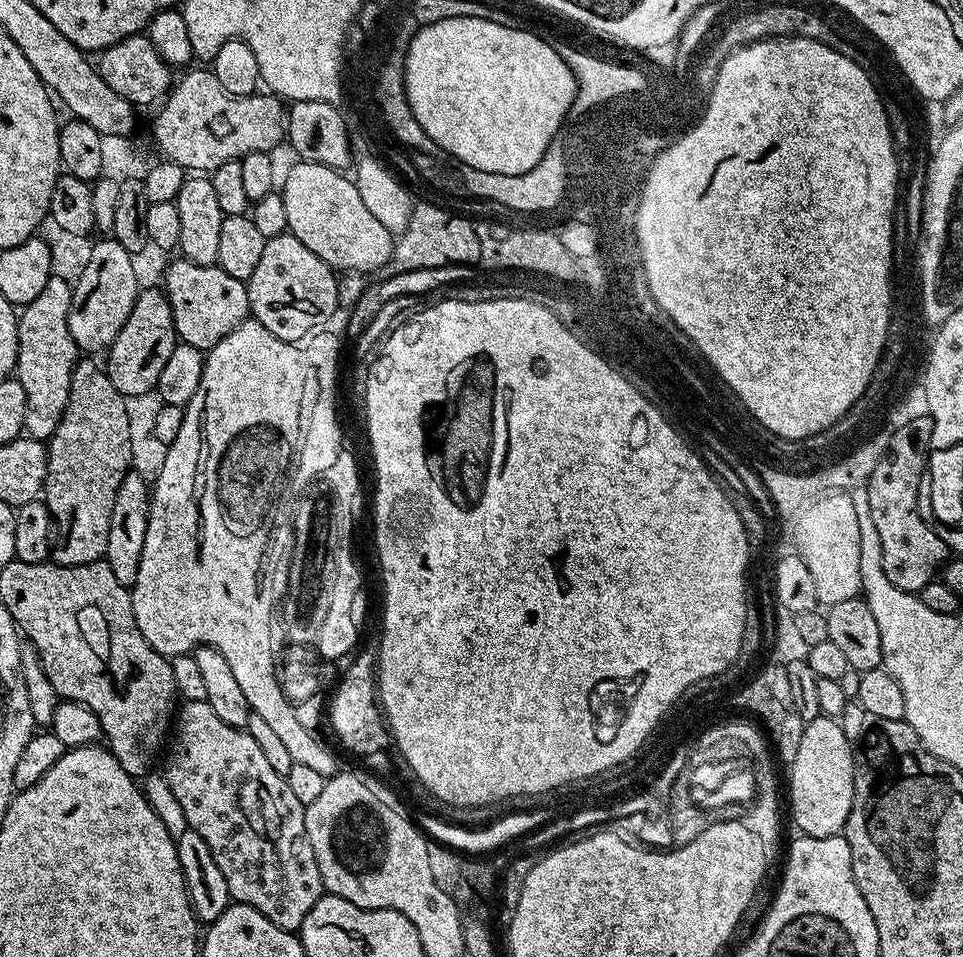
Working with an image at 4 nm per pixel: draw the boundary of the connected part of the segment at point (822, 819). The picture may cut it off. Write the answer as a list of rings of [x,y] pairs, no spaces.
[[[817,715],[804,725],[792,771],[792,816],[805,836],[826,838],[843,833],[854,798],[854,744],[843,734],[839,719]]]

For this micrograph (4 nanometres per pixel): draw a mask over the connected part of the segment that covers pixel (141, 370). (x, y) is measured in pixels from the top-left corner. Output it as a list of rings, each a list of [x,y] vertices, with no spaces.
[[[141,287],[136,293],[130,318],[126,318],[126,326],[118,330],[118,338],[114,338],[112,347],[106,352],[106,371],[110,382],[114,382],[114,386],[118,386],[118,390],[126,398],[144,396],[148,391],[151,393],[167,360],[170,359],[170,354],[174,354],[177,343],[178,337],[168,297],[159,287]]]

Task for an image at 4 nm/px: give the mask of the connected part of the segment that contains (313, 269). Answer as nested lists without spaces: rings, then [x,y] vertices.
[[[285,234],[265,240],[262,259],[246,282],[251,319],[283,340],[307,341],[340,308],[337,279],[334,269],[314,250],[306,250],[296,236]]]

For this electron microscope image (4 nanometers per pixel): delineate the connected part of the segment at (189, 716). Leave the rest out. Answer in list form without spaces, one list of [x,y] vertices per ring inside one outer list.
[[[190,700],[179,705],[174,716],[174,731],[171,733],[167,748],[168,761],[165,762],[164,768],[162,767],[162,774],[170,782],[170,790],[174,790],[174,798],[178,798],[178,803],[182,805],[182,814],[186,814],[189,829],[198,833],[206,841],[206,846],[210,846],[210,854],[214,854],[214,862],[218,862],[218,870],[222,870],[222,878],[226,878],[229,897],[235,903],[254,906],[254,910],[266,914],[266,918],[270,918],[270,922],[274,922],[274,926],[278,926],[282,930],[287,932],[299,930],[306,914],[310,914],[310,910],[319,902],[325,891],[322,878],[318,874],[318,862],[314,862],[314,846],[310,846],[310,838],[306,834],[304,825],[306,805],[298,802],[298,798],[294,798],[287,779],[279,776],[274,770],[274,766],[270,766],[270,762],[266,762],[266,754],[262,754],[258,742],[254,742],[251,734],[242,728],[226,726],[226,722],[222,722],[222,718],[218,718],[218,714],[214,714],[214,710],[207,700]]]

